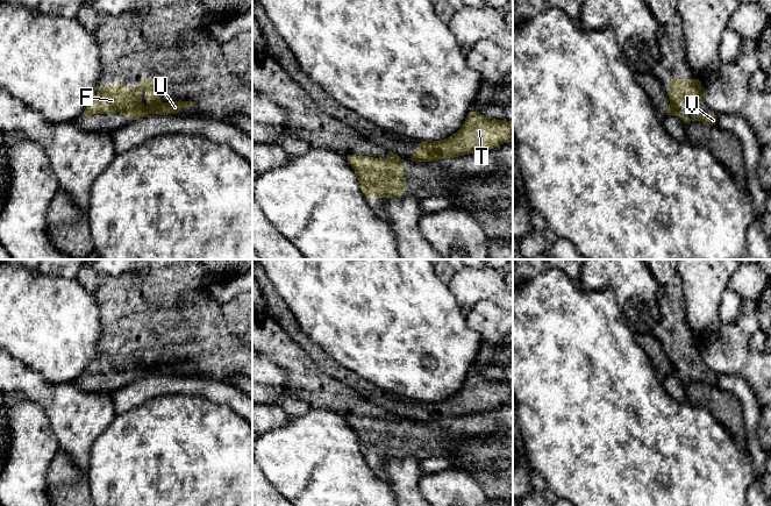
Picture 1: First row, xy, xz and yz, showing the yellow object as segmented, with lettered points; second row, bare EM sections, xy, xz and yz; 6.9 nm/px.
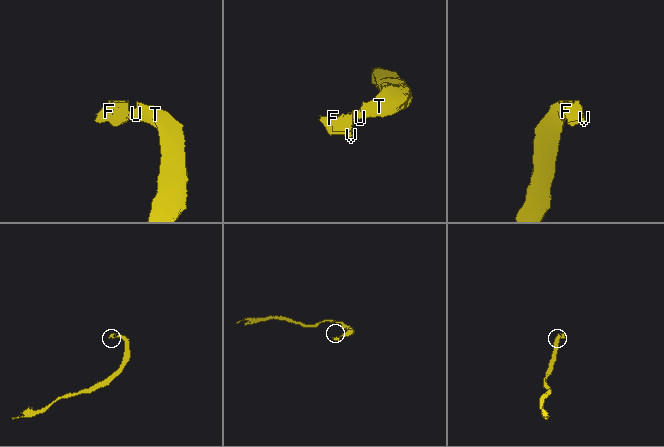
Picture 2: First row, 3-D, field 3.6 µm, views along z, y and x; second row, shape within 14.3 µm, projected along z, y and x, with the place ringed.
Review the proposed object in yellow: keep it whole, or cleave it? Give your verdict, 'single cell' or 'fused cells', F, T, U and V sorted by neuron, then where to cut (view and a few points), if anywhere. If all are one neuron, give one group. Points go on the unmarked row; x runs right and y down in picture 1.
fused cells; F V / T U; cut in xy along (159, 365), (150, 372)

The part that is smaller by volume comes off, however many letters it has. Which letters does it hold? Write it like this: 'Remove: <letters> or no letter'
Remove: F, V

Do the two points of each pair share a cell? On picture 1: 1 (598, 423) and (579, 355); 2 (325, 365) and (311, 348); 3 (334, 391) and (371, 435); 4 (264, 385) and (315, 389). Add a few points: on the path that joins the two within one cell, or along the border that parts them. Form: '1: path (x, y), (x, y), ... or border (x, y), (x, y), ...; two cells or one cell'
1: path (589, 406), (586, 394), (579, 380), (579, 372); one cell
2: path (323, 361), (315, 353); one cell
3: path (347, 396), (370, 422); one cell
4: border (273, 362), (285, 373), (288, 394); two cells

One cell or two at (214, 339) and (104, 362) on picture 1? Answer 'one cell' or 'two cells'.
one cell

